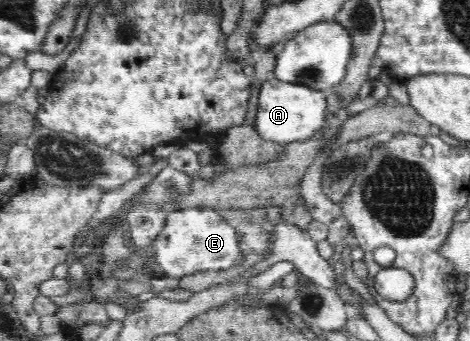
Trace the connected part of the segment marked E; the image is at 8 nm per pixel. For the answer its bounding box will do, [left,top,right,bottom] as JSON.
[151,207,245,278]

